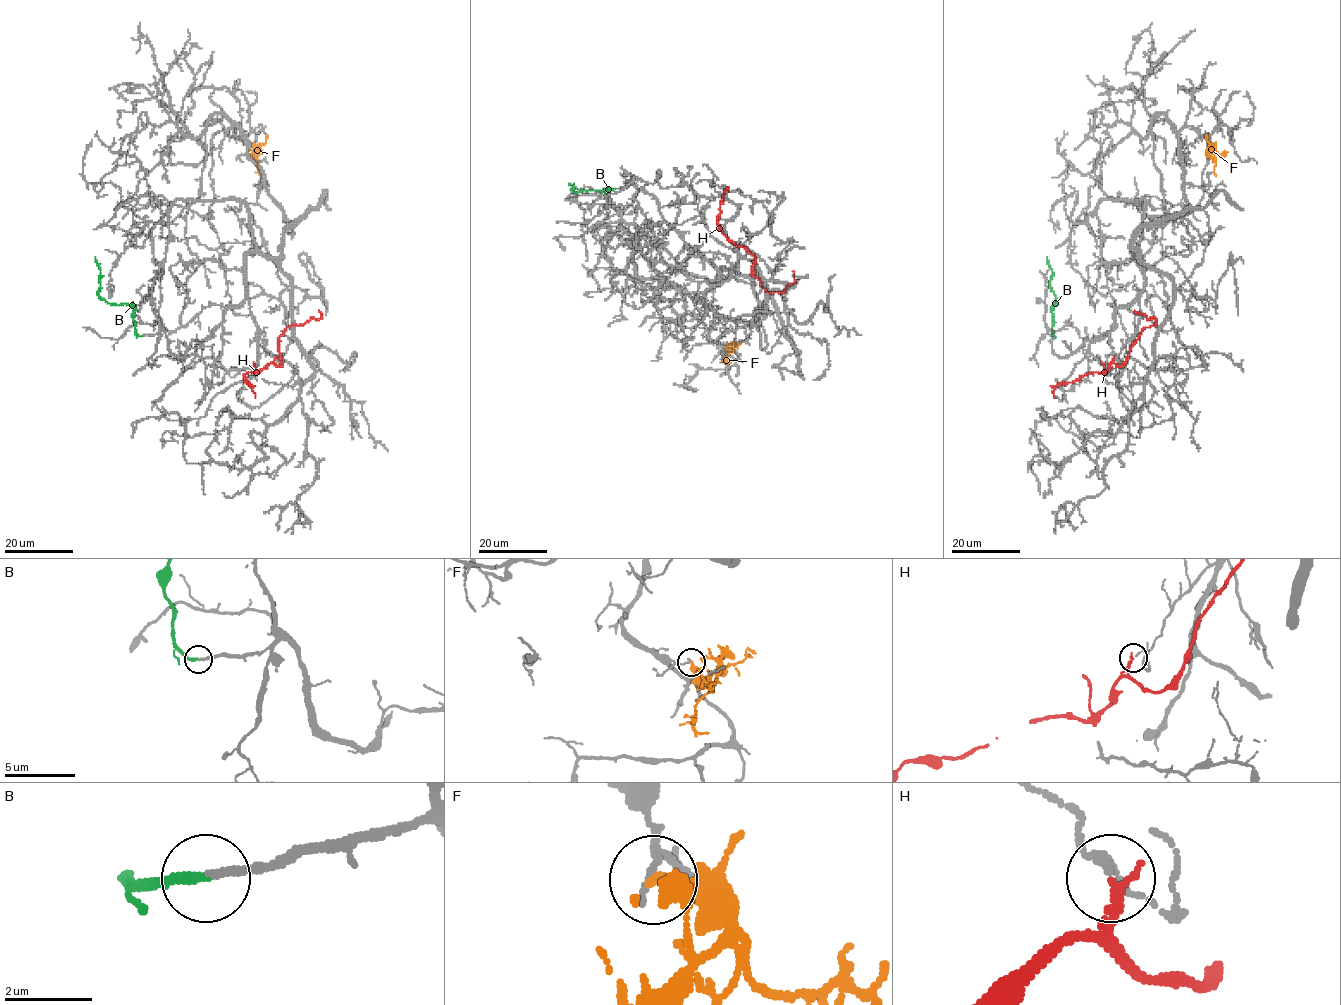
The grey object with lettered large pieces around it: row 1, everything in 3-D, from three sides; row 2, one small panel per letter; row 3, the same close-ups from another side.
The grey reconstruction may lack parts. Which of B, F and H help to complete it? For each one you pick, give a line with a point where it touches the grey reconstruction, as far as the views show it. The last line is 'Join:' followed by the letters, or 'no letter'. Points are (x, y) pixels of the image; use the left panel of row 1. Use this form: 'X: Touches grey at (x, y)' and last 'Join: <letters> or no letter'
B: Touches grey at (141, 336)
Join: B

